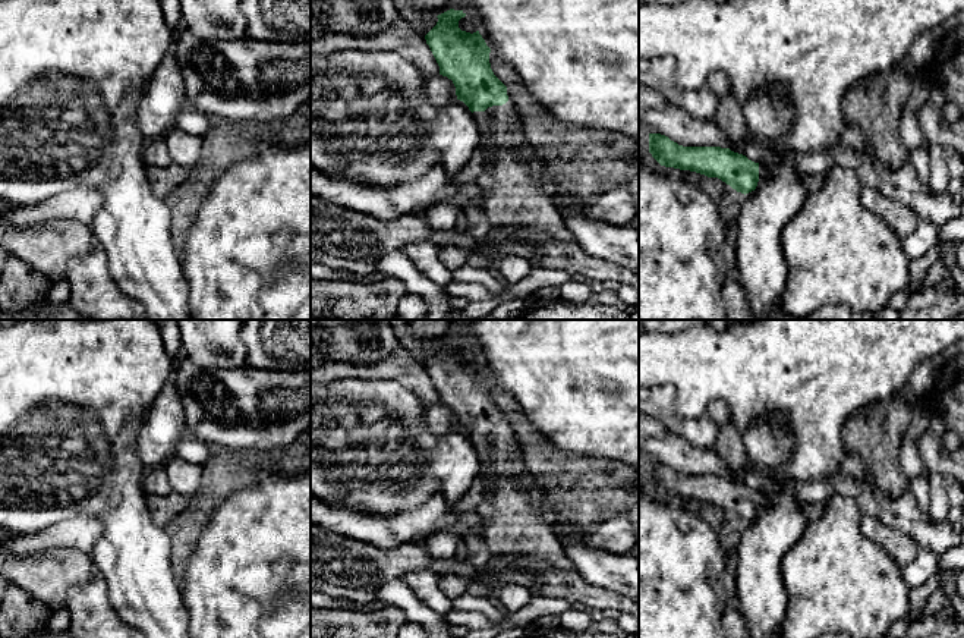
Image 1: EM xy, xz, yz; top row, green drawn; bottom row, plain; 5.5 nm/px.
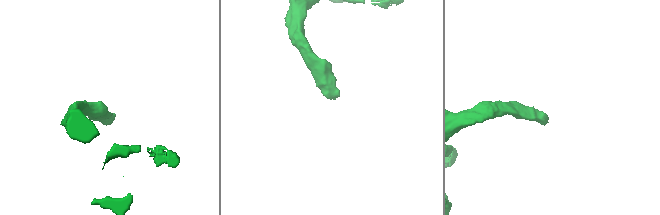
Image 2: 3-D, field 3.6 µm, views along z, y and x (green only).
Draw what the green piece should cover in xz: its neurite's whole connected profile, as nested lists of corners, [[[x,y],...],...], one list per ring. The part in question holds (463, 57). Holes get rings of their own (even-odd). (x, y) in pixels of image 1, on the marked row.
[[[454,9],[438,15],[425,40],[440,75],[453,81],[457,100],[469,107],[478,125],[491,125],[485,172],[478,183],[486,194],[482,208],[494,232],[536,243],[542,268],[566,270],[593,282],[617,282],[639,292],[639,276],[585,252],[564,229],[563,216],[551,198],[539,191],[516,153],[523,131],[507,87],[491,69],[491,48],[479,31],[470,34],[459,28],[464,16],[463,10]]]

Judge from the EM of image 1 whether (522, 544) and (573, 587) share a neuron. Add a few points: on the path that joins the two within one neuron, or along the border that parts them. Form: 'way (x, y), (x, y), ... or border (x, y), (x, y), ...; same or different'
way (535, 550), (560, 575); same

